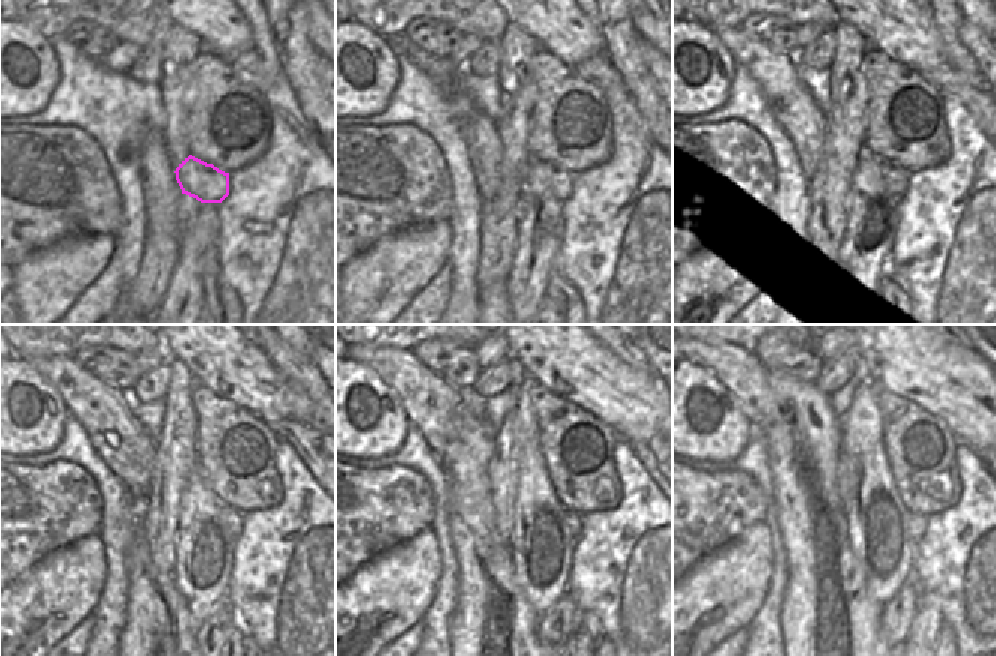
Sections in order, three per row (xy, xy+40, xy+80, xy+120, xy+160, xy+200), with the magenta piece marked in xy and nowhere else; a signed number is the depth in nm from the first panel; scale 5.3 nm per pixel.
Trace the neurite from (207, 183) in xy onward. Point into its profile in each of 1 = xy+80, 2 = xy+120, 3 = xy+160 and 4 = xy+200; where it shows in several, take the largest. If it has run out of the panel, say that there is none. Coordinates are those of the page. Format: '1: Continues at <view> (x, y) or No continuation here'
1: Continues at xy+80 (896, 179)
2: Continues at xy+120 (233, 518)
3: Continues at xy+160 (572, 520)
4: Continues at xy+200 (915, 523).

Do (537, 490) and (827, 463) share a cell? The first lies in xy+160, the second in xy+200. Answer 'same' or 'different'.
different

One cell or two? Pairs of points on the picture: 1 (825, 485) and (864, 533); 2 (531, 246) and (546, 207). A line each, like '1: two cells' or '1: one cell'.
1: two cells
2: one cell

